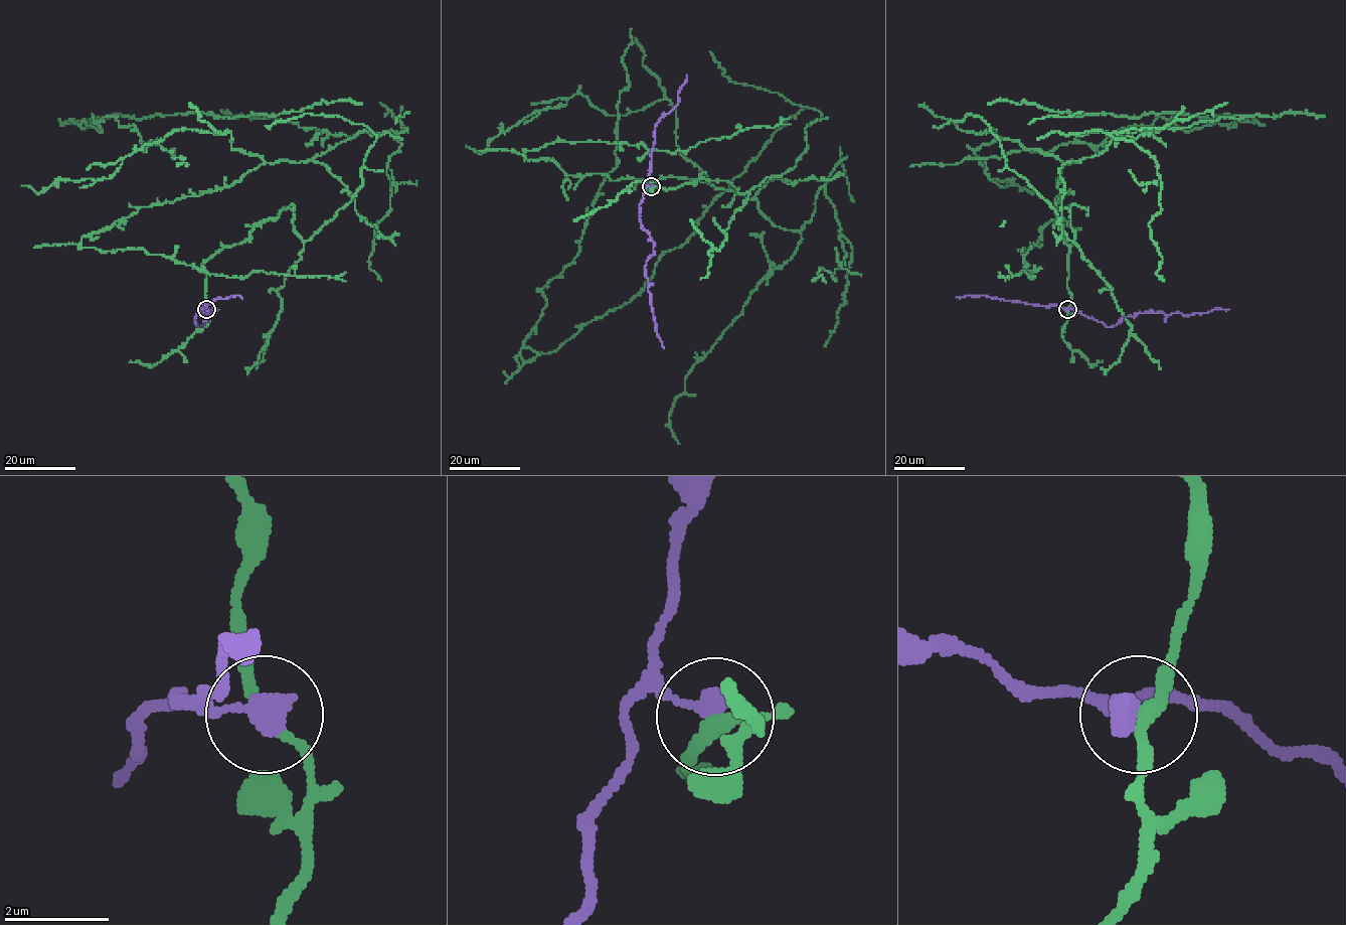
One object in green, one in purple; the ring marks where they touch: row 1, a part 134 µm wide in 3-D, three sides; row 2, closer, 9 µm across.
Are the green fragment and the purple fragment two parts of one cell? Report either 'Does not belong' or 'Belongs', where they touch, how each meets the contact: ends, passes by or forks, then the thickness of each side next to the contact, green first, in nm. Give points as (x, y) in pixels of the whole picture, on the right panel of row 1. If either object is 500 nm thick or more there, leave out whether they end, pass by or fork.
Does not belong. Place: (1067, 309). At the ring green passes by. At the ring purple ends. Thickness 280 nm (green) against 480 nm

